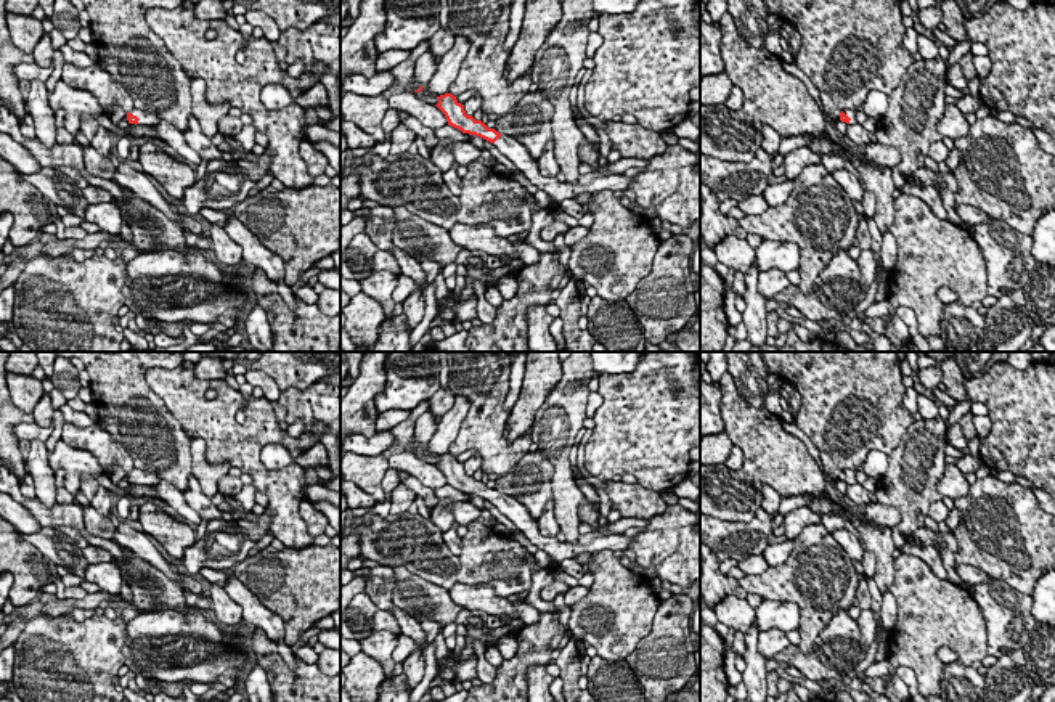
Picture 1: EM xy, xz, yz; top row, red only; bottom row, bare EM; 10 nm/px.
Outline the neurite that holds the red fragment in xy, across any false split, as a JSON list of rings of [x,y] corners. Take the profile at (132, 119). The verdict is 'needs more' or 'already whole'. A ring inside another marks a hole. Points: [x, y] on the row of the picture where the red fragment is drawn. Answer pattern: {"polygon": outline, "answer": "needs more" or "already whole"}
{"polygon": [[[136,108],[127,112],[127,120],[128,124],[143,125],[143,127],[157,125],[161,122],[161,119],[156,114]]], "answer": "needs more"}

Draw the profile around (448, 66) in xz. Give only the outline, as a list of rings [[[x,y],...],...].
[[[454,37],[454,43],[438,61],[437,71],[427,85],[422,87],[419,96],[440,96],[450,93],[450,85],[456,79],[462,59],[467,56],[472,37]]]

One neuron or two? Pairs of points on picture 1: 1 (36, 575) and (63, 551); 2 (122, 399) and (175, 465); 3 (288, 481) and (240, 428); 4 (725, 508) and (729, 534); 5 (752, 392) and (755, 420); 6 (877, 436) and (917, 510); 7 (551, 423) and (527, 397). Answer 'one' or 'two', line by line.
1: two
2: one
3: one
4: two
5: two
6: two
7: two

